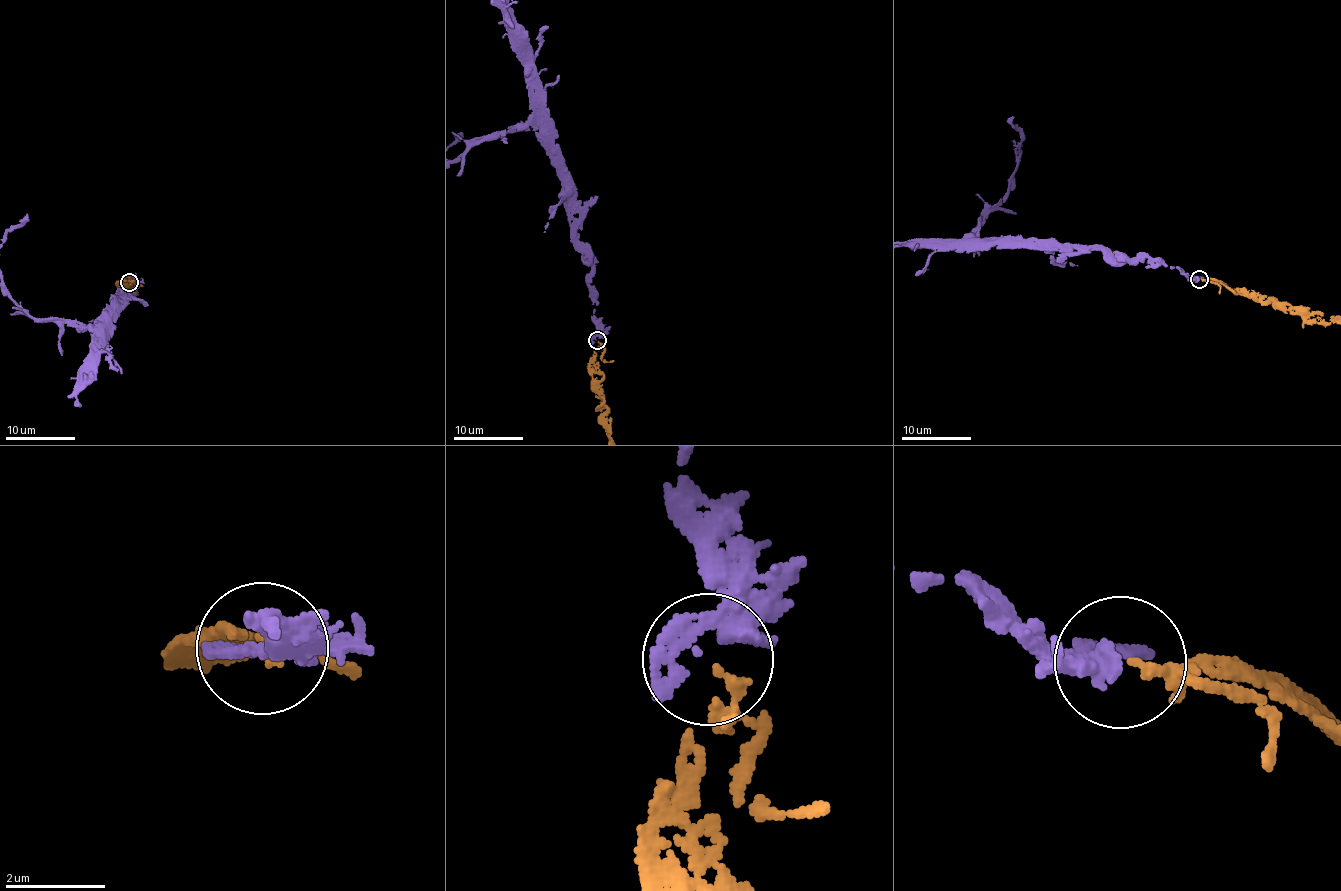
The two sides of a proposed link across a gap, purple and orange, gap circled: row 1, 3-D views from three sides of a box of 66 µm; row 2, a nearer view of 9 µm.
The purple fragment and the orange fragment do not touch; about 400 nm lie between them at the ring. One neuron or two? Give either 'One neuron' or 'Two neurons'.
One neuron

